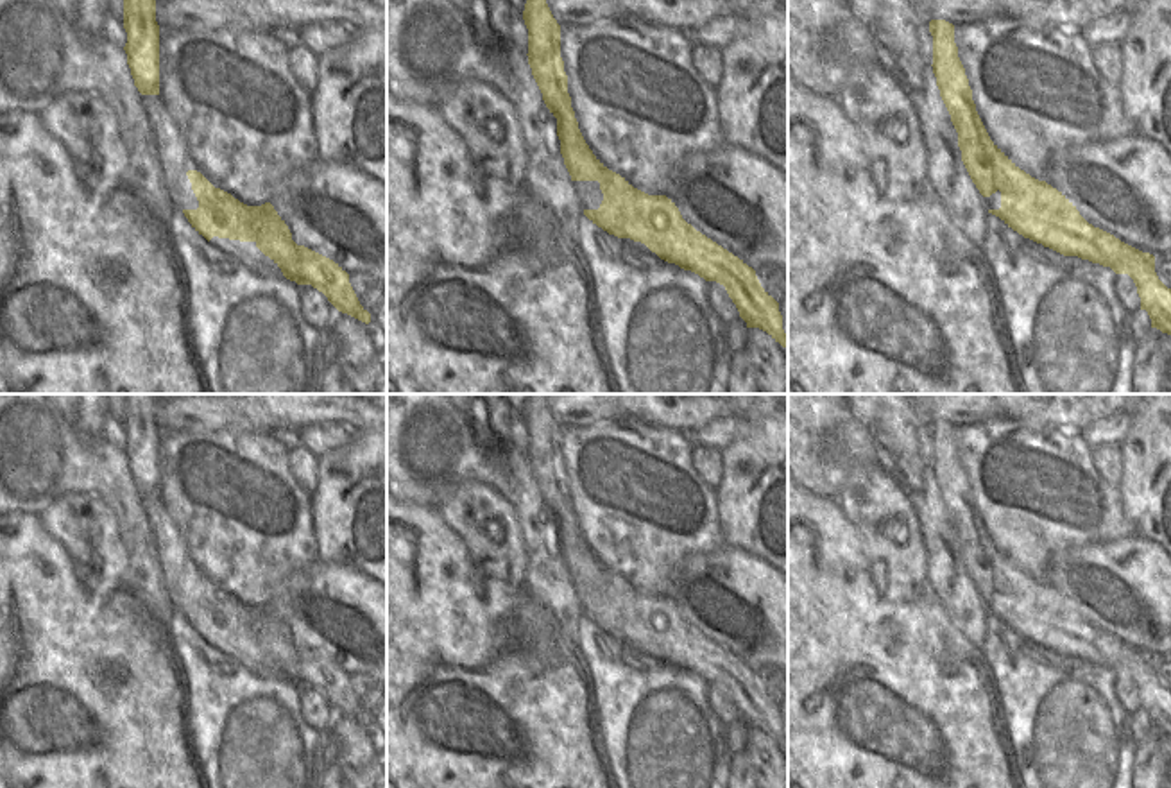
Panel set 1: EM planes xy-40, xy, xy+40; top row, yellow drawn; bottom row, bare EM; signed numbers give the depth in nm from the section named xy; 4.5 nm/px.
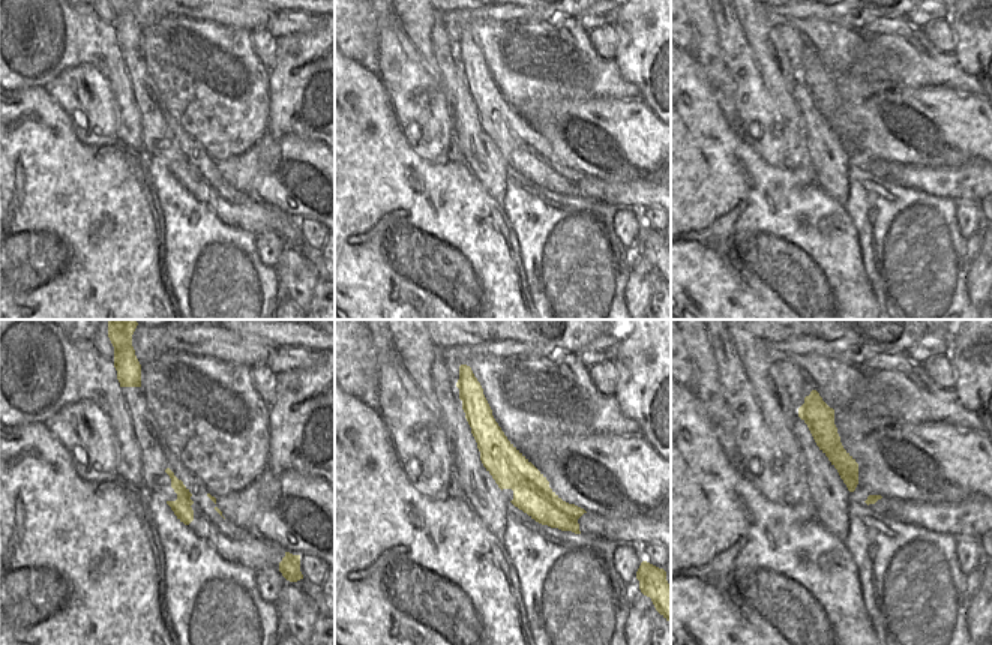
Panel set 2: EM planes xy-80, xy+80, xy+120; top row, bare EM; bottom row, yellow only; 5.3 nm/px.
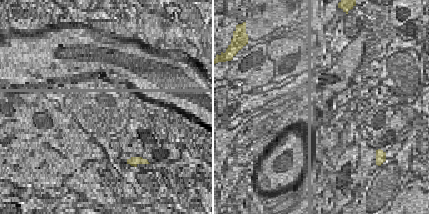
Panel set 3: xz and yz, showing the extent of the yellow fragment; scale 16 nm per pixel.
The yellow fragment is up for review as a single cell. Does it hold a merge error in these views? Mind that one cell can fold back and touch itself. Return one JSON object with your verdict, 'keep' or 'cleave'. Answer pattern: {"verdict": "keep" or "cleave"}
{"verdict": "keep"}

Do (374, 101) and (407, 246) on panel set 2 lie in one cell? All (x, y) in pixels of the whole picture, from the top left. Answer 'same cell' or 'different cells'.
same cell

